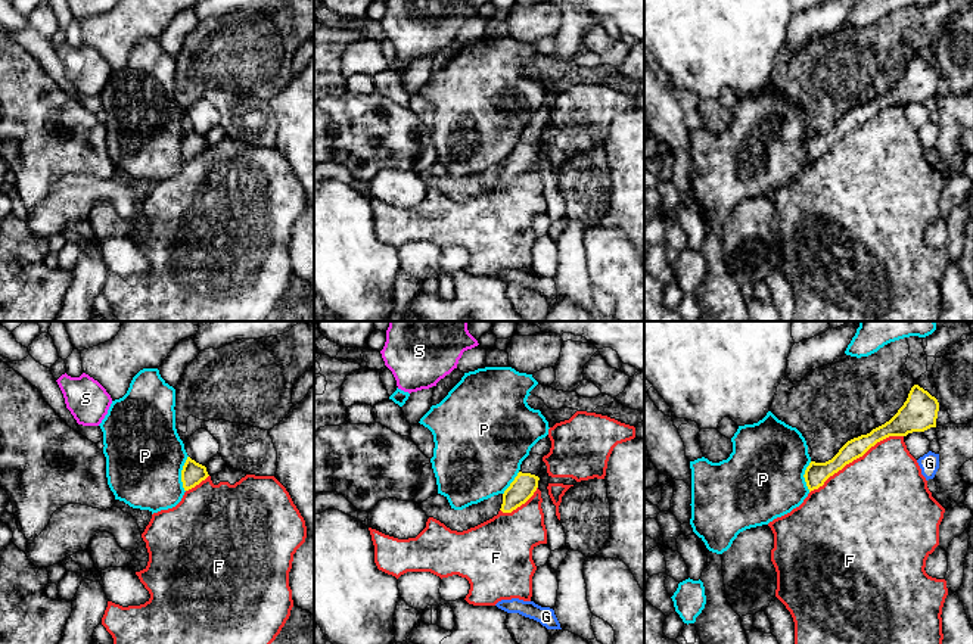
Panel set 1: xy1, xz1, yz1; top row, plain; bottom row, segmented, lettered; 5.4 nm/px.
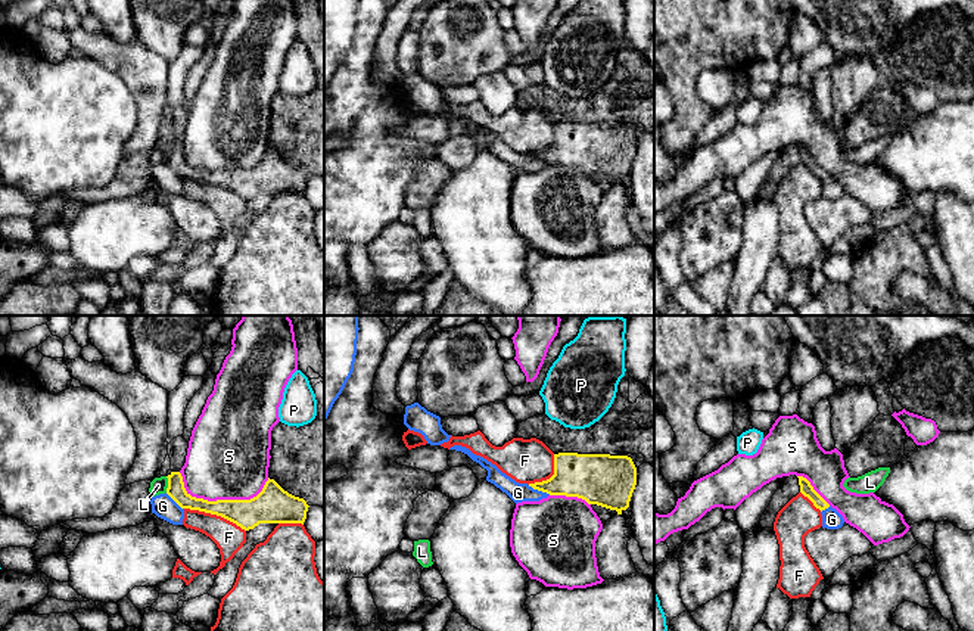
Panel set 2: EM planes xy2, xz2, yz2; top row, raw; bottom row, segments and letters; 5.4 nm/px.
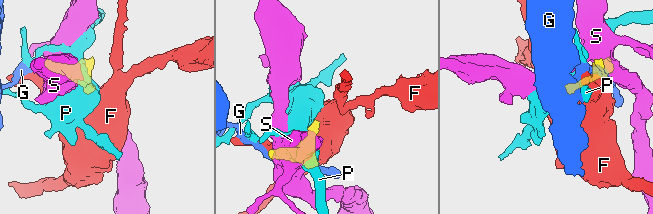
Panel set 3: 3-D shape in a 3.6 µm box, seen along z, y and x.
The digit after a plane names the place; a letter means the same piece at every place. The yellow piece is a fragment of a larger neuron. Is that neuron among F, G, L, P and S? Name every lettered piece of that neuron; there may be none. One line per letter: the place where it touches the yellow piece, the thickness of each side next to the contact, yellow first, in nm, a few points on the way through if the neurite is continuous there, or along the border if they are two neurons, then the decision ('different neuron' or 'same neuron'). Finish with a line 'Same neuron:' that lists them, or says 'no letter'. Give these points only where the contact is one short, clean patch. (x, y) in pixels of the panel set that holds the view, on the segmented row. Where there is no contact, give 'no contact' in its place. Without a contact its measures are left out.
F: yz1 (855, 459) | 120/500 nm | different neuron
G: xz2 (540, 490) | 240/100 nm | across xz2 (575, 475), (560, 484), (540, 490), (517, 493) | same neuron
L: xy2 (168, 484) | 100/90 nm | along xy2 (165, 476), (167, 491) | different neuron
P: xy1 (182, 473) | 120/420 nm | along xy1 (187, 456), (182, 470), (182, 487), (185, 491) | different neuron
S: xy2 (221, 500) | 170/440 nm | different neuron
Same neuron: G

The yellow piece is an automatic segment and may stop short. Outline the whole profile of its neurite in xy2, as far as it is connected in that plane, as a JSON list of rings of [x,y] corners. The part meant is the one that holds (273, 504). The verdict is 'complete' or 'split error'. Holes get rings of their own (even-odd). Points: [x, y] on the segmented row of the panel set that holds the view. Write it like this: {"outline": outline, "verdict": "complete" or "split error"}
{"outline": [[[180,472],[168,476],[165,494],[152,497],[152,513],[172,523],[183,525],[184,510],[199,510],[221,516],[245,531],[259,523],[302,523],[306,519],[308,504],[304,498],[284,491],[274,479],[265,482],[262,491],[250,500],[208,501],[192,497]]], "verdict": "split error"}

